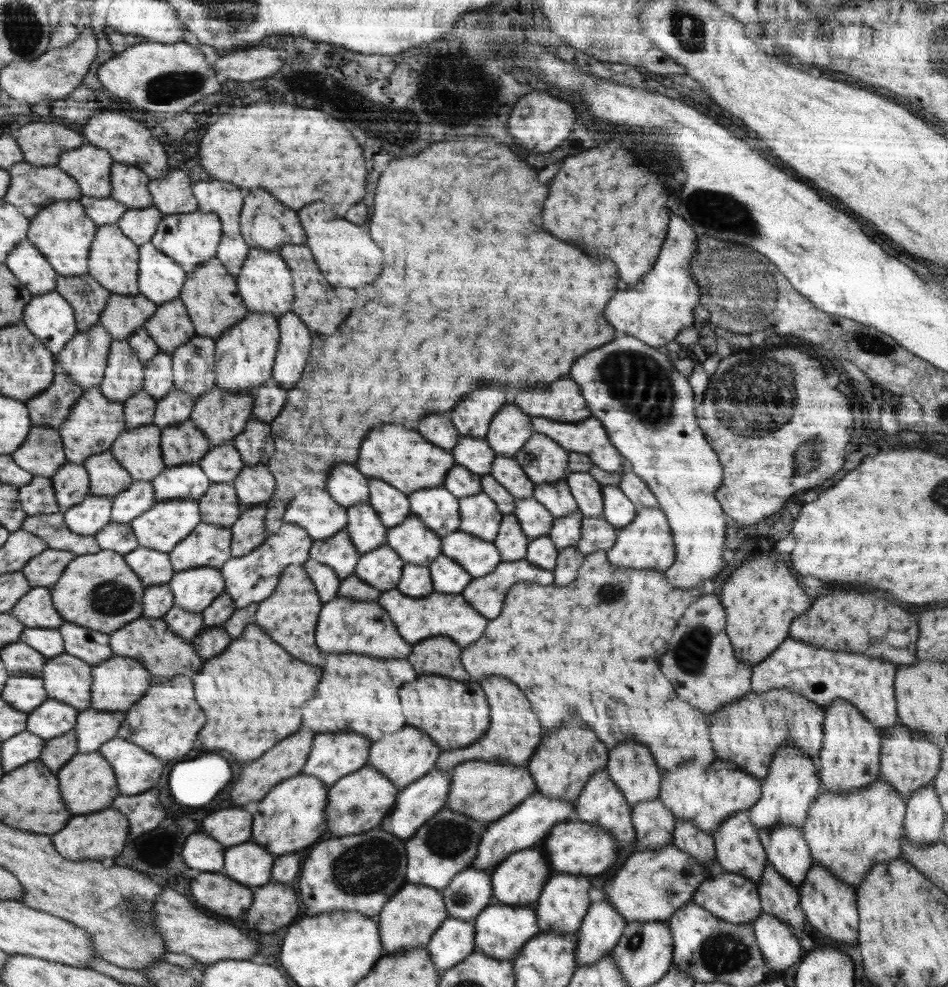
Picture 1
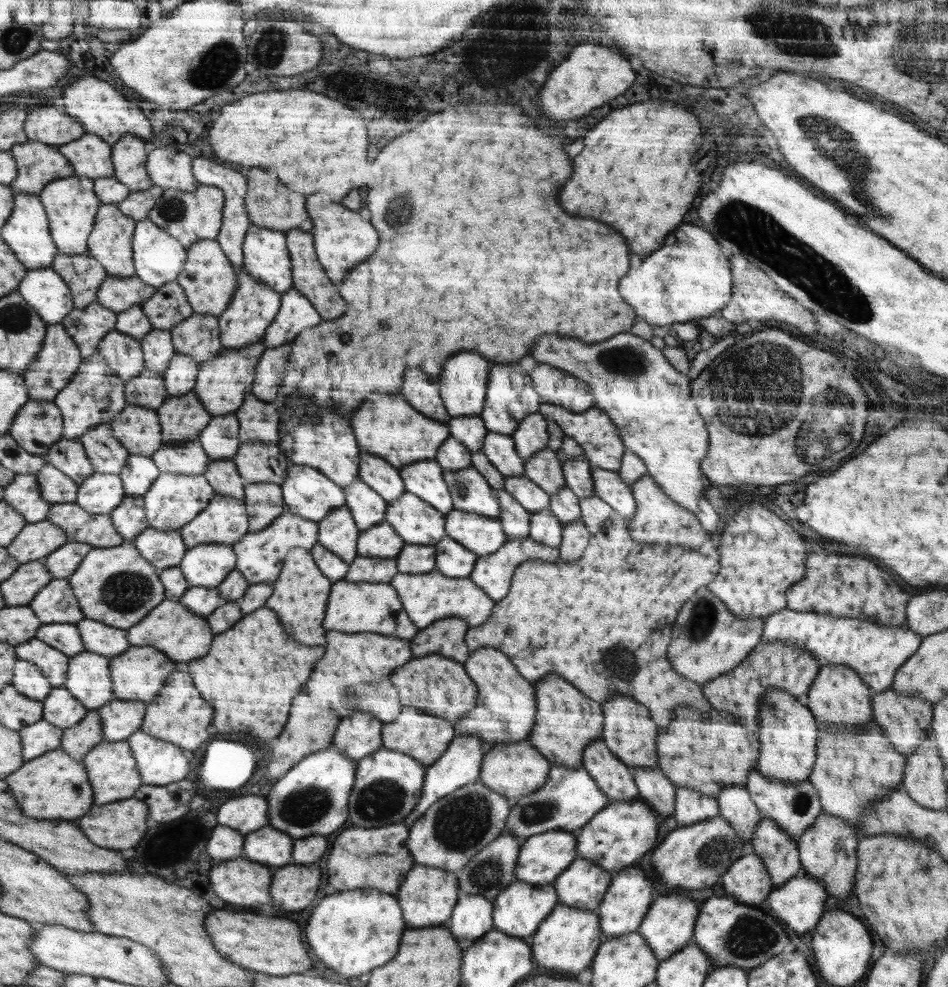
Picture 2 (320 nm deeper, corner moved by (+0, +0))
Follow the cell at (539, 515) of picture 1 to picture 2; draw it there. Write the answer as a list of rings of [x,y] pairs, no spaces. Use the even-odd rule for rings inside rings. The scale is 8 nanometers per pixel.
[[[524,476],[506,477],[503,488],[529,513],[549,508],[549,494],[529,478]]]

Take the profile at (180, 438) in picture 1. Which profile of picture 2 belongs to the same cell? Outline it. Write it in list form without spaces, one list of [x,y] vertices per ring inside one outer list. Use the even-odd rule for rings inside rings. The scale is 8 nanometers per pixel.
[[[193,390],[182,396],[168,397],[156,412],[162,424],[164,443],[198,439],[212,417]]]

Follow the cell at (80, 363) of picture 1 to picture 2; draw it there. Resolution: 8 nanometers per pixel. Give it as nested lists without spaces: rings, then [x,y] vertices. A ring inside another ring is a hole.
[[[97,300],[84,308],[74,308],[61,323],[73,339],[84,361],[97,353],[98,343],[108,332],[115,330],[117,313]]]

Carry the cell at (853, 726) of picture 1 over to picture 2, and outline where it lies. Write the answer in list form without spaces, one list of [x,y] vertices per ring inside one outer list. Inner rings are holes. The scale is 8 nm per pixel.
[[[827,664],[819,667],[818,676],[808,690],[804,702],[818,721],[818,727],[823,730],[822,734],[856,736],[862,732],[863,724],[873,720],[873,696],[870,688],[864,685],[860,676],[848,665]]]

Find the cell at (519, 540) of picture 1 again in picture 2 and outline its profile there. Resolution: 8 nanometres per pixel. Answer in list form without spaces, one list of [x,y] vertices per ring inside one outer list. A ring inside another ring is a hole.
[[[505,489],[497,491],[499,495],[500,514],[498,518],[508,540],[529,536],[529,513],[517,500],[512,498]]]

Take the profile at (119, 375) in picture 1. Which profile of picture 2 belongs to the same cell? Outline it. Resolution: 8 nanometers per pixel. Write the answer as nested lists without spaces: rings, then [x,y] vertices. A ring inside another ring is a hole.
[[[116,330],[108,332],[108,334],[100,340],[100,343],[98,343],[97,353],[105,358],[105,361],[108,362],[108,366],[111,367],[114,374],[123,379],[124,382],[138,377],[145,369],[141,343],[138,339],[122,334],[122,332]]]

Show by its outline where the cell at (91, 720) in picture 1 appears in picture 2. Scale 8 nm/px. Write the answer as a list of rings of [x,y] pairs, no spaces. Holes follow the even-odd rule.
[[[113,700],[95,710],[102,721],[104,742],[127,740],[143,726],[147,704],[142,701]]]

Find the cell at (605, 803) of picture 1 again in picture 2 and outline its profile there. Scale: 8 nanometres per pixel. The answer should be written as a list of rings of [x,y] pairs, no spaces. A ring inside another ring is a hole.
[[[602,739],[587,746],[583,766],[607,794],[607,804],[640,798],[632,770],[606,747]]]

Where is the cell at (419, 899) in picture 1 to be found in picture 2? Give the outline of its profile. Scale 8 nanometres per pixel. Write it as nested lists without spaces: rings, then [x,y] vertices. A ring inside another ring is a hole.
[[[414,865],[396,894],[404,912],[405,925],[417,929],[446,924],[455,910],[456,902],[459,902],[458,881],[459,878],[452,871],[433,866]]]

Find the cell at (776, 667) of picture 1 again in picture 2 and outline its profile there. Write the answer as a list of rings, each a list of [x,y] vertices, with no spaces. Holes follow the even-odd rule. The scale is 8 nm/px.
[[[788,607],[765,618],[761,641],[782,641],[804,647],[816,655],[819,666],[848,665],[872,694],[891,689],[895,673],[918,650],[922,637],[902,625],[880,625],[855,618],[837,617]]]

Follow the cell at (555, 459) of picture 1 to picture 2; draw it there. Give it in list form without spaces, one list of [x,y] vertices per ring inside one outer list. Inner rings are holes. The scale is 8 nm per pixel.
[[[540,412],[529,414],[511,434],[524,462],[547,446],[550,435],[547,419]]]

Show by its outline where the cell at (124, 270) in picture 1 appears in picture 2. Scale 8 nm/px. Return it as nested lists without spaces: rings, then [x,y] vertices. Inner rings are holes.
[[[102,204],[96,230],[88,238],[92,256],[103,264],[108,275],[136,277],[133,264],[133,233],[135,220],[122,214],[117,204]]]

